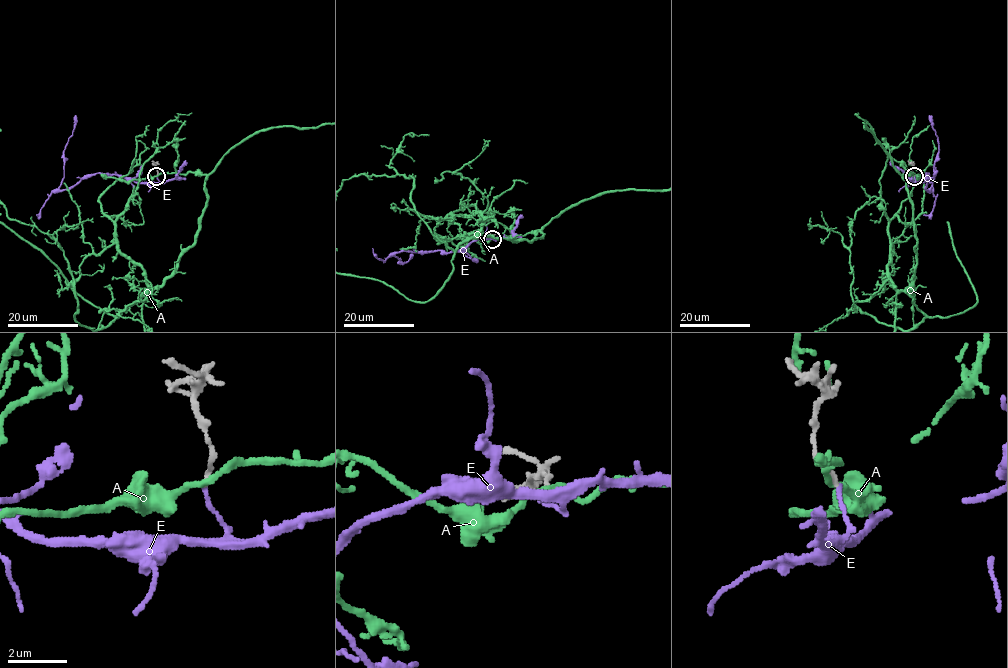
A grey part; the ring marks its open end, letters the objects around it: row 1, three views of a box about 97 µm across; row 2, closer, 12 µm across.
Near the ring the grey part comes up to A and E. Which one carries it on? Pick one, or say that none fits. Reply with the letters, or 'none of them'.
none of them

